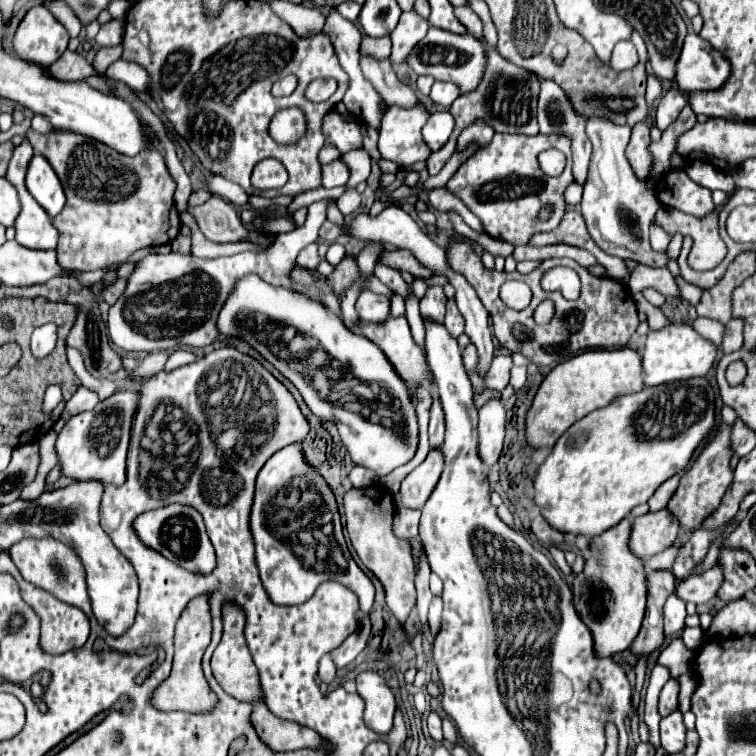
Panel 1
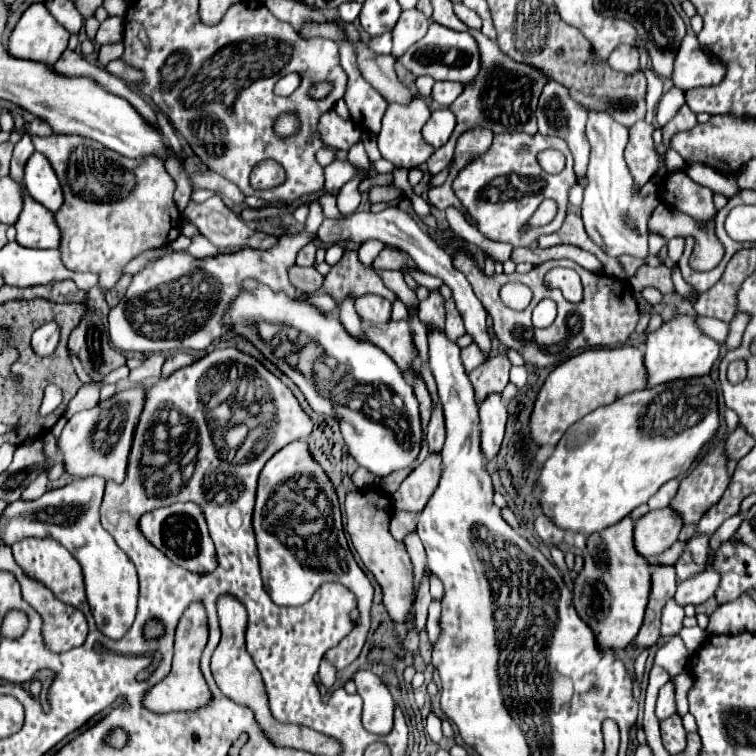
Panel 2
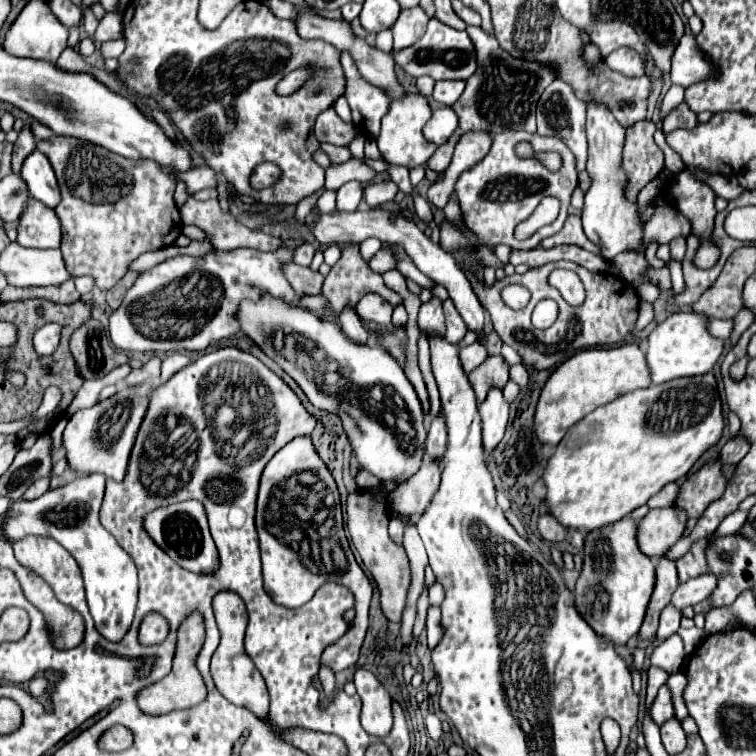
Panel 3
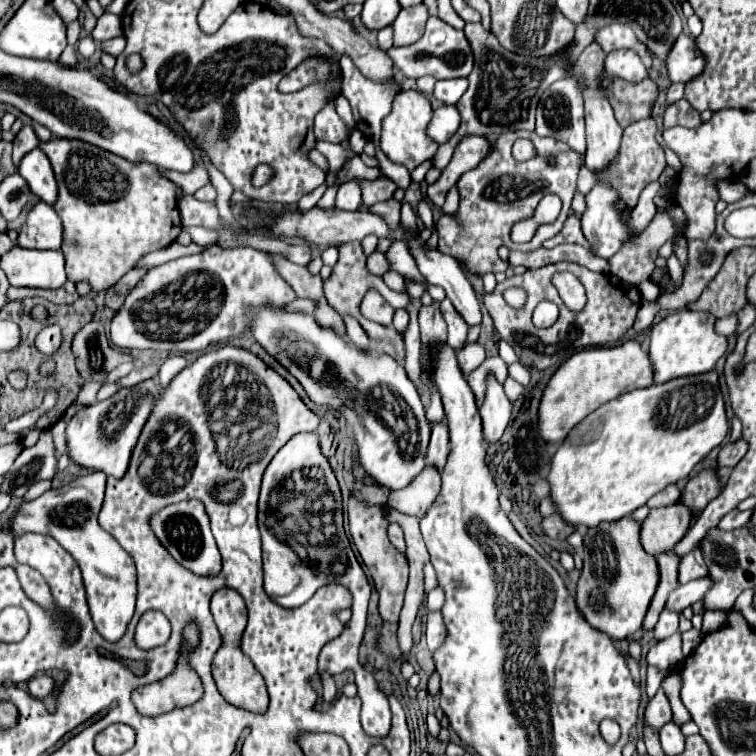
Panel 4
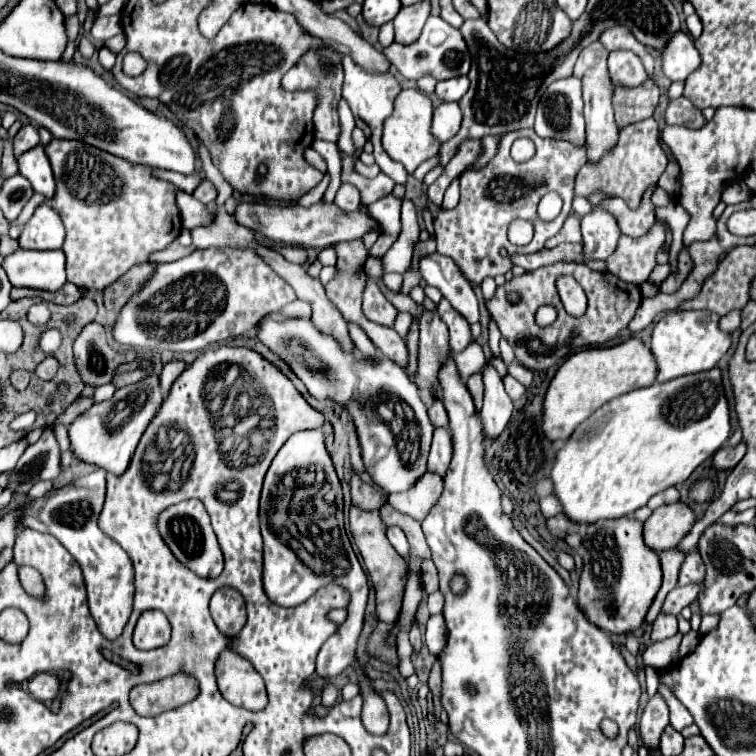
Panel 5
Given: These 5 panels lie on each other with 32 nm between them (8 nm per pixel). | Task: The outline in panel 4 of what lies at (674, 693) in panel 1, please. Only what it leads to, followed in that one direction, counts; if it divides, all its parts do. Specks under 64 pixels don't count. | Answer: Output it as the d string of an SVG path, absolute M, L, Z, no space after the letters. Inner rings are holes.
M658 690L656 696L646 706L646 712L644 712L644 728L652 728L658 734L660 728L664 724L668 724L670 720L672 720L672 712L670 712L668 698L664 696L662 690Z

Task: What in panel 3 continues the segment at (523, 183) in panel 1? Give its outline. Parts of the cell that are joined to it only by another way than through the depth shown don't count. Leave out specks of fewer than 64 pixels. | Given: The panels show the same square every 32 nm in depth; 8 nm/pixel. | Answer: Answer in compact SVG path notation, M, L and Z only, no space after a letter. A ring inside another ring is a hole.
M502 132L498 136L494 136L492 148L488 152L488 156L484 160L480 160L474 168L466 170L460 174L454 190L458 190L458 200L460 200L460 210L464 216L464 224L470 232L474 232L478 236L478 244L472 244L462 232L458 232L458 228L450 222L450 220L442 220L440 224L440 248L444 252L462 252L470 256L470 264L476 268L504 268L504 262L500 262L494 254L494 246L498 244L508 244L512 250L532 250L540 246L540 240L560 232L560 228L564 226L564 220L568 216L568 206L570 206L570 198L572 192L576 188L576 174L574 174L574 156L572 152L558 140L558 138L544 138L538 134L528 134L528 132ZM520 140L528 140L534 148L534 152L558 152L564 160L562 168L552 172L546 166L542 166L542 162L538 158L526 158L526 160L518 160L514 154L514 146ZM544 196L556 196L562 202L560 214L558 218L536 230L536 234L530 240L518 242L514 240L514 226L522 220L526 220L536 206L540 204L540 200Z

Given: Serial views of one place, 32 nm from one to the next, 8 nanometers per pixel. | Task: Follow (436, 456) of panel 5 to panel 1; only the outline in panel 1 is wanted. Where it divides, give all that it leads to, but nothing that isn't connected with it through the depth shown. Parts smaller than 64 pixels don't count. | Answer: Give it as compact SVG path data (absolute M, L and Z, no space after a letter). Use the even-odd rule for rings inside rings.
M436 396L432 402L432 408L430 408L428 434L430 434L430 448L442 448L442 444L444 444L444 412L442 412L440 400Z

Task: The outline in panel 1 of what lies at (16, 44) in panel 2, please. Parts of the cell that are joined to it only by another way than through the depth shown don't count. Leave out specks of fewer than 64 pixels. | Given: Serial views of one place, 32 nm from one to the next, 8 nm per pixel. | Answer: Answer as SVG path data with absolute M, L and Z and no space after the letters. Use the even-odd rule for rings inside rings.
M38 4L20 20L12 38L12 48L22 60L50 66L66 50L68 38L66 28L48 12L46 6Z

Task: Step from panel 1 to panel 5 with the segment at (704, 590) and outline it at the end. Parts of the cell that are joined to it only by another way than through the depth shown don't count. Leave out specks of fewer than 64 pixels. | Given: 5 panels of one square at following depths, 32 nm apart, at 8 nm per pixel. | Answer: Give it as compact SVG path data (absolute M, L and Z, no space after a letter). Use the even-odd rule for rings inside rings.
M702 584L686 586L686 588L682 588L682 586L674 588L674 590L666 596L660 614L674 614L674 616L678 616L684 606L688 606L690 602L694 602L694 600L698 598L700 590L702 590Z

